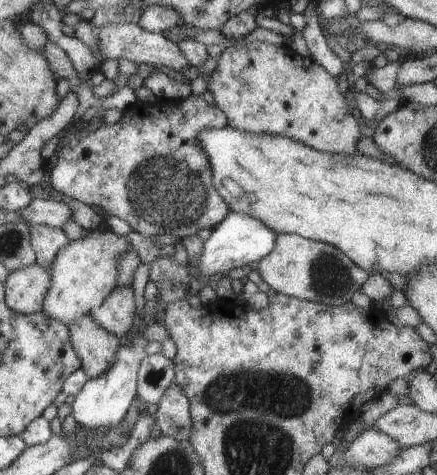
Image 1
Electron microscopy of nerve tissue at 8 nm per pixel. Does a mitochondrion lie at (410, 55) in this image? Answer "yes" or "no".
no

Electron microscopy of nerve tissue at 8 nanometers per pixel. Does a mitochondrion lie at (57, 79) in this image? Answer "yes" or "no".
no

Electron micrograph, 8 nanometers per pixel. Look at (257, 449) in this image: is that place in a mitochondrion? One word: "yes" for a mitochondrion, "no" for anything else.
yes

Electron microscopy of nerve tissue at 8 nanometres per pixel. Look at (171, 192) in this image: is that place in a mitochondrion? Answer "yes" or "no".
yes

